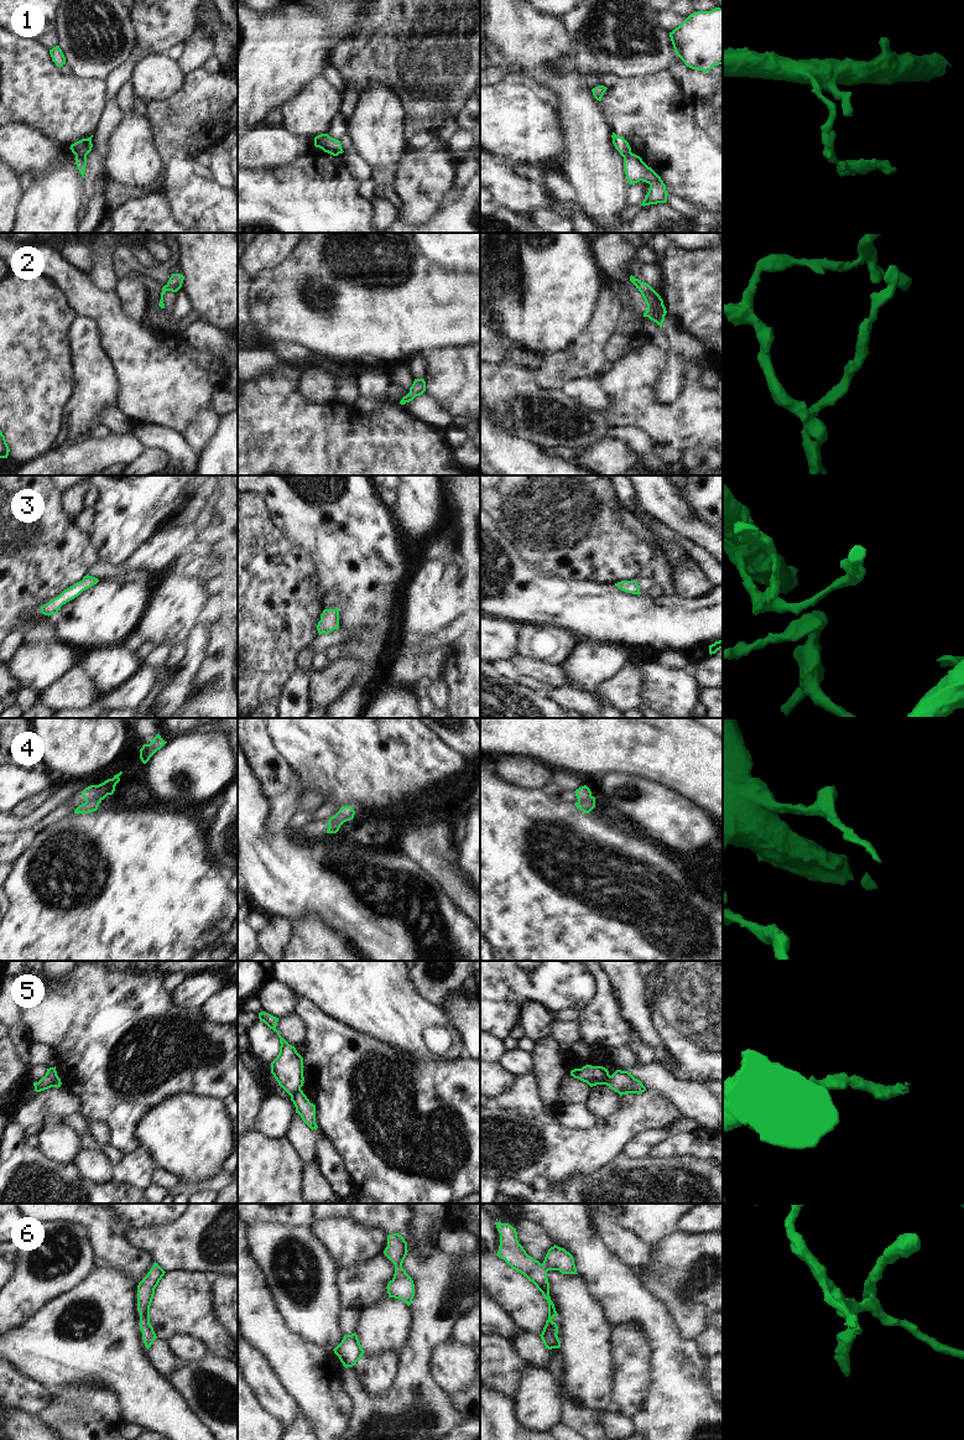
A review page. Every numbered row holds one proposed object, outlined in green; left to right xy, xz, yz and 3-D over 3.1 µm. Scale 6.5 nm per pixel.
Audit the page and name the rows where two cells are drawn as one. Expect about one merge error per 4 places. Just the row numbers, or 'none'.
1, 5

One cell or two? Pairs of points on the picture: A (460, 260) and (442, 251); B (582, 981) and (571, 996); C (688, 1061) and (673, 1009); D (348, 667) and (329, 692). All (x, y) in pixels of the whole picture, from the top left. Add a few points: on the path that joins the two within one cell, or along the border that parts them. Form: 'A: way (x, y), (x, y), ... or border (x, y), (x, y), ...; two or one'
A: way (456, 255), (452, 251), (447, 251); one
B: way (578, 984), (571, 992); one
C: way (688, 1049), (682, 1028), (676, 1022); one
D: way (342, 674), (331, 686); one

